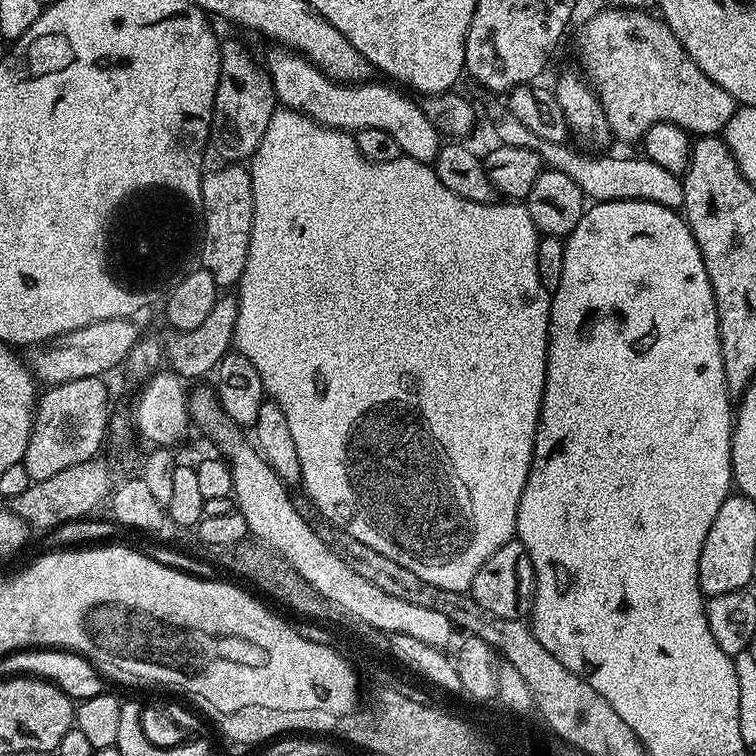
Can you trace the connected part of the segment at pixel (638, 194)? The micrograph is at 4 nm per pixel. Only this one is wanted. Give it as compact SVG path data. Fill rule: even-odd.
M469 81L467 93L471 96L473 101L476 101L481 108L481 111L485 112L489 122L492 124L496 140L499 143L508 146L522 146L523 149L532 149L535 153L538 153L541 161L551 170L558 173L564 173L568 178L573 178L574 182L580 189L583 190L585 197L594 201L595 203L604 203L606 201L654 201L659 205L666 206L667 208L681 209L684 204L685 194L683 181L680 176L671 174L670 171L665 170L662 166L658 166L657 163L650 162L645 156L638 156L638 158L626 158L624 156L600 156L604 154L598 154L596 158L592 158L590 154L581 154L579 151L572 147L570 148L567 143L554 143L547 142L544 138L540 138L538 134L533 134L526 126L523 126L522 122L514 118L513 112L508 106L493 93L489 93L487 89L481 87L476 81Z

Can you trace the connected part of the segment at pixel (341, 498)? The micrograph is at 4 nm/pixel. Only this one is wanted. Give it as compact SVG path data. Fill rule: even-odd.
M281 107L270 118L269 126L258 142L257 150L250 157L252 189L254 190L254 222L250 230L250 250L246 254L246 270L242 270L242 278L238 285L238 322L234 326L232 342L235 351L241 352L250 362L254 362L254 370L258 370L258 378L262 378L265 393L282 406L282 414L286 414L286 423L290 425L290 434L294 434L294 446L298 446L298 462L302 466L302 488L308 491L310 499L316 503L323 519L333 528L340 528L346 534L358 538L358 542L366 542L378 550L378 554L386 554L398 566L406 566L418 578L442 590L468 592L474 582L474 574L482 570L486 558L494 554L506 542L514 539L516 519L518 518L518 502L522 498L522 490L530 474L534 442L536 441L536 424L540 420L542 394L546 386L546 362L548 361L548 323L552 309L552 297L542 286L542 278L538 278L538 246L541 235L534 226L534 218L530 218L527 207L520 202L493 202L483 204L466 198L458 198L454 190L446 190L438 178L432 164L423 164L401 154L394 162L370 162L362 158L356 145L356 137L351 132L339 128L327 128L317 124L308 116L295 112L292 108Z

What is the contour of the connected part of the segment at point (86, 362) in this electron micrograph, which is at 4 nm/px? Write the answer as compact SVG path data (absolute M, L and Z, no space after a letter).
M131 319L103 320L82 326L73 332L55 336L52 340L27 349L28 369L41 385L65 384L74 378L103 377L104 372L127 361L138 339L138 331Z

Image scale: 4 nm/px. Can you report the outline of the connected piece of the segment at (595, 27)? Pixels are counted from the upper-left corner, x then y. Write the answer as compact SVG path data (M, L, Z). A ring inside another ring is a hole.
M605 6L580 28L580 48L584 51L584 64L588 67L587 79L606 110L608 128L620 140L643 141L646 130L658 122L676 124L693 137L715 136L723 133L730 118L738 109L733 96L726 94L718 82L710 82L702 70L686 54L682 42L674 38L670 26L659 15L635 8Z

